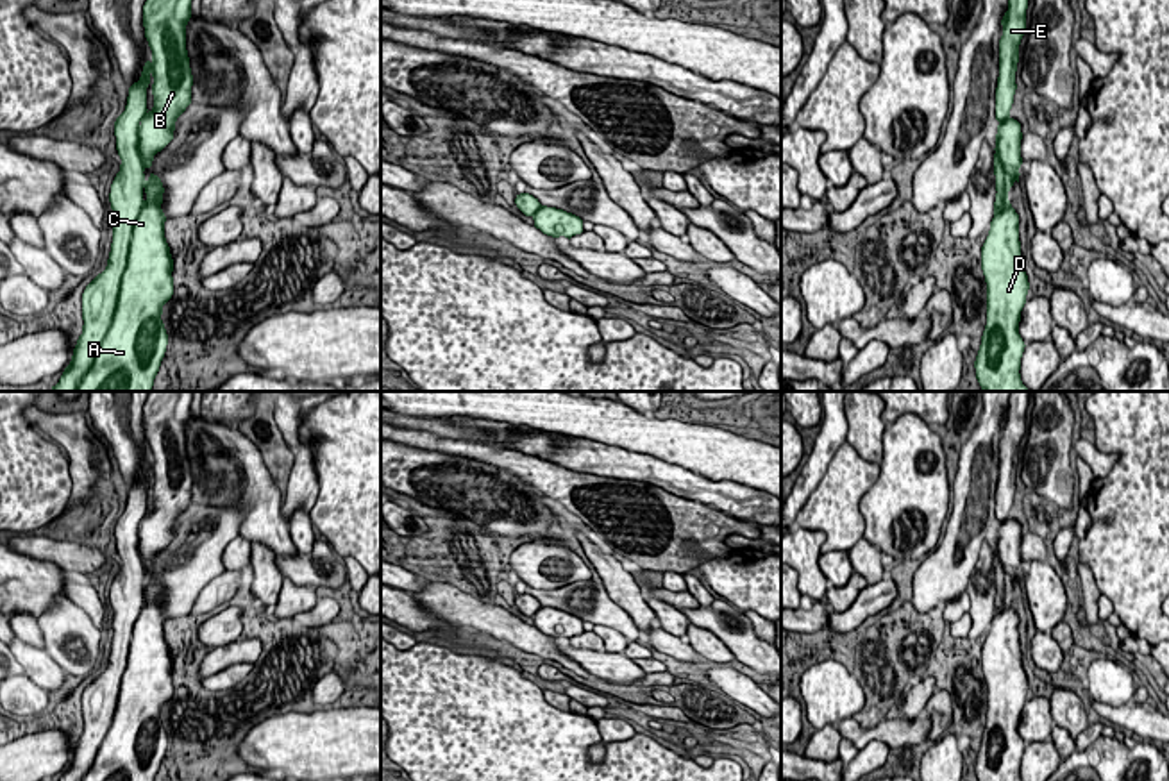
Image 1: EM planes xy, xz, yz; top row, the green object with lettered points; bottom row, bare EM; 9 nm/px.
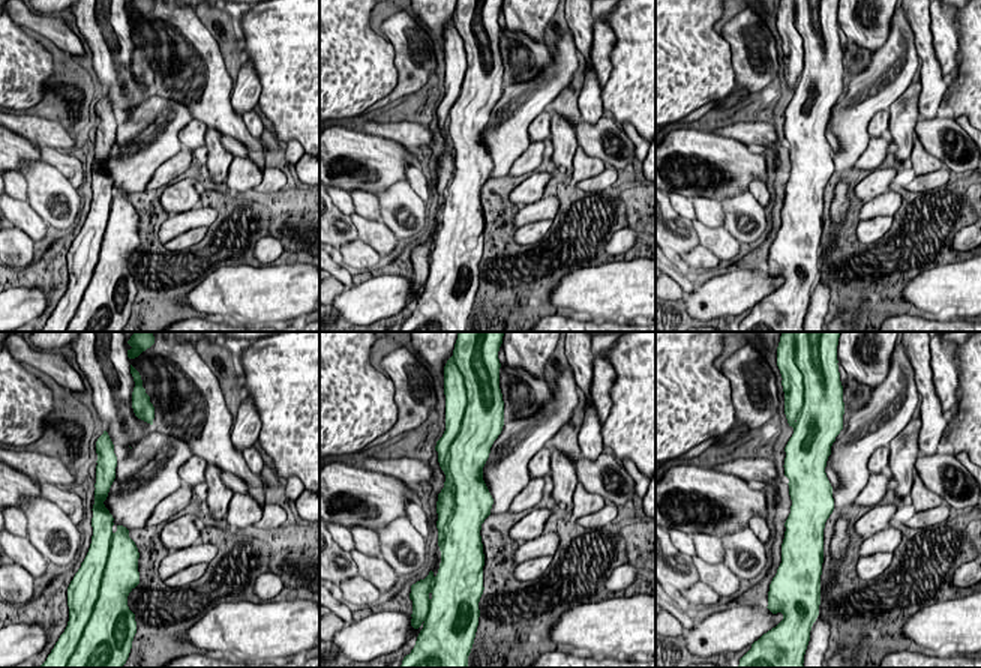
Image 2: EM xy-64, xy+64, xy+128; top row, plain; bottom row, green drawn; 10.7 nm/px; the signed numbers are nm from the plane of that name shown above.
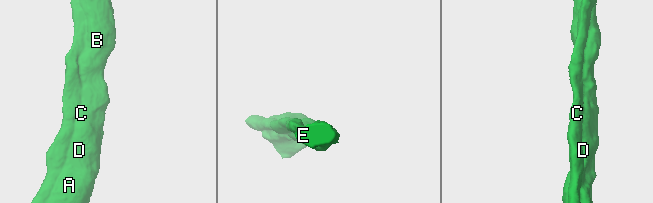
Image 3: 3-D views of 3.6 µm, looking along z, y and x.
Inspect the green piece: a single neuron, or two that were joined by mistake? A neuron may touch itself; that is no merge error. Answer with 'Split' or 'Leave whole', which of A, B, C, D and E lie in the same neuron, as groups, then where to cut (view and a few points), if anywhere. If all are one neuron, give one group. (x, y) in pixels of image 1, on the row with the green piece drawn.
Leave whole. Groups: A B C D E. No split

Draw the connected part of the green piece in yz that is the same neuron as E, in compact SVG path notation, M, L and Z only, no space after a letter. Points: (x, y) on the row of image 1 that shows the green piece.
M1008 0L1008 11L1001 20L1003 36L999 39L999 77L996 88L996 120L999 125L994 148L994 175L997 193L990 231L981 247L981 270L987 282L987 325L974 361L976 379L983 391L1031 391L1022 384L1019 374L1021 357L1026 347L1019 334L1019 322L1021 311L1026 304L1030 282L1021 257L1019 214L1008 200L1008 191L1015 181L1019 182L1019 168L1022 164L1021 123L1010 116L1010 109L1017 89L1015 71L1019 63L1019 45L1026 32L1026 9L1028 0Z

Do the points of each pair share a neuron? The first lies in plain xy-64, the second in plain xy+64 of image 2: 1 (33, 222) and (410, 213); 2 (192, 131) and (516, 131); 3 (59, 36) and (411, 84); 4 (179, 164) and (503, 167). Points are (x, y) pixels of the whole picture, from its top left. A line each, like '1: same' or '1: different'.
1: same
2: different
3: same
4: different

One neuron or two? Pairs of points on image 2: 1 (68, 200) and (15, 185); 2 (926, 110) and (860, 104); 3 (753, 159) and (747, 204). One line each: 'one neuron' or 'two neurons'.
1: one neuron
2: two neurons
3: two neurons

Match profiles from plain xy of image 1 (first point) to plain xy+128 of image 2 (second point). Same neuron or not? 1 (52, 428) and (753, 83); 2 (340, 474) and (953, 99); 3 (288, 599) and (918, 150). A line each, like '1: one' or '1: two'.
1: one
2: one
3: one

